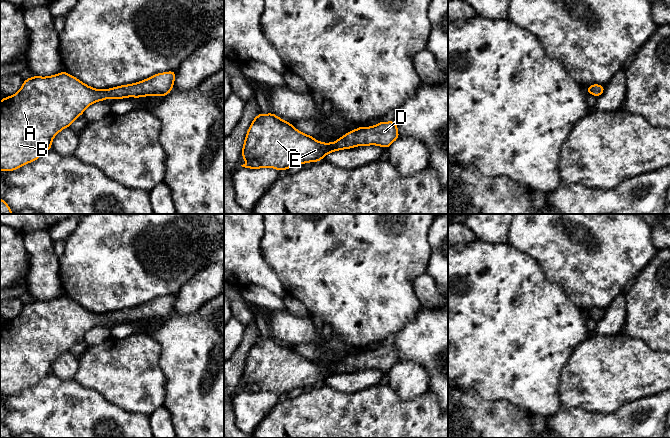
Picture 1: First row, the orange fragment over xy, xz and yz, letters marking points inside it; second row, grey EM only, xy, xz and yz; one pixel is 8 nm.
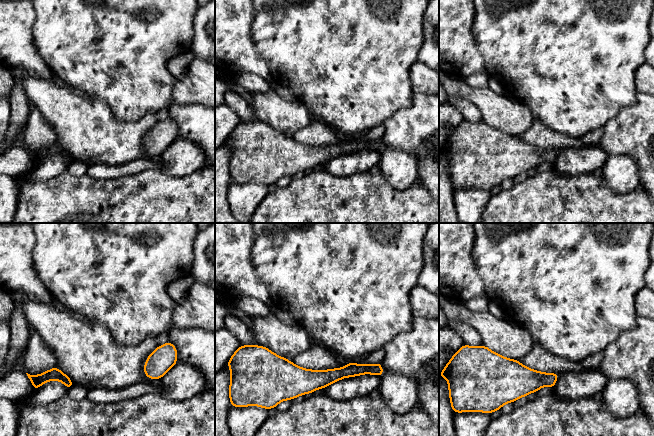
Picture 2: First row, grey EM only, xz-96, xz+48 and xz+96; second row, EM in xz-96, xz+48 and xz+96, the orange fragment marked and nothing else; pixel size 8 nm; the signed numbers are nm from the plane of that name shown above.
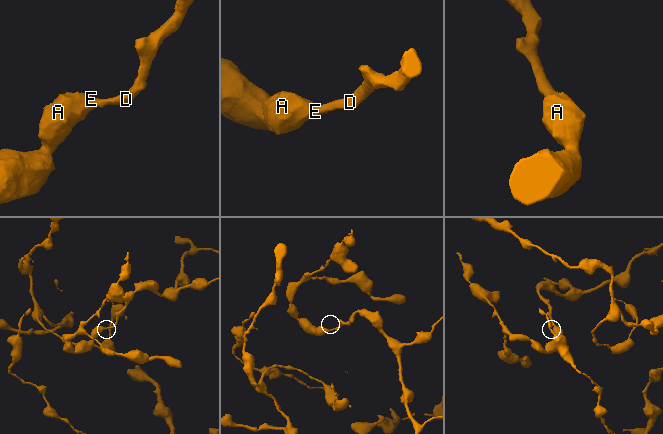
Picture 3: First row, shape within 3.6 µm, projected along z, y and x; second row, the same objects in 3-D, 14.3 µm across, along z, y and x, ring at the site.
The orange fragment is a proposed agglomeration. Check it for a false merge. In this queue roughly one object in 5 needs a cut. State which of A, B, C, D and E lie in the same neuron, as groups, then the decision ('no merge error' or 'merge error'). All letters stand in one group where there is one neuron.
A B C D E | no merge error

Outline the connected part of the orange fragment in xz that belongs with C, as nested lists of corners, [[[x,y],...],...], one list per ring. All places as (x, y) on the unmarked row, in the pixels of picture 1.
[[[260,337],[253,343],[243,369],[241,381],[247,386],[242,391],[275,392],[279,396],[296,388],[318,386],[327,378],[356,370],[377,369],[383,372],[399,362],[396,345],[371,351],[358,351],[332,367],[319,366],[300,356],[291,347],[270,338]]]

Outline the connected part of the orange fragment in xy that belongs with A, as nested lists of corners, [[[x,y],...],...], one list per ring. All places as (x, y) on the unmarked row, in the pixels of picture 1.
[[[176,295],[114,312],[94,313],[66,297],[24,304],[20,314],[0,325],[0,395],[34,386],[52,372],[52,363],[94,326],[107,322],[161,320],[172,315]]]

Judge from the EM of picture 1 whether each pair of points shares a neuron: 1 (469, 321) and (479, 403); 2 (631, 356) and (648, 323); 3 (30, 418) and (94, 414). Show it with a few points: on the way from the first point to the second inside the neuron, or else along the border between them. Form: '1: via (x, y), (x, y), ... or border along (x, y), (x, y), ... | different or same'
1: border along (475, 390), (485, 399), (501, 399) | different
2: border along (626, 333), (642, 339), (652, 349), (659, 351) | different
3: via (46, 419), (78, 419) | same

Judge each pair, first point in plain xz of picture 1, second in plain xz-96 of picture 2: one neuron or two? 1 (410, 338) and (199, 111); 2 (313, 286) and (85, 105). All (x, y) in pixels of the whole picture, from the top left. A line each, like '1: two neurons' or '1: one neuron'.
1: one neuron
2: two neurons

